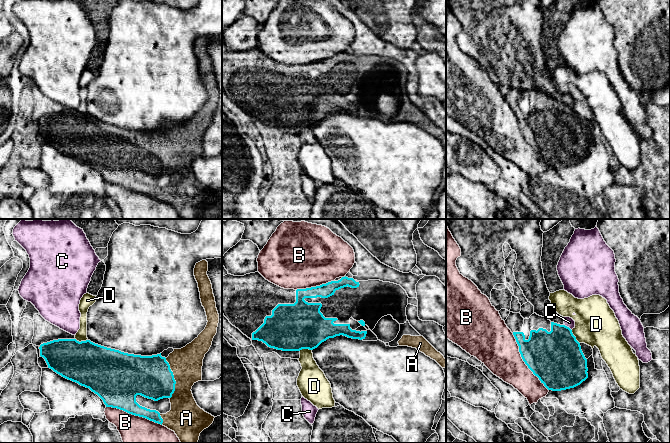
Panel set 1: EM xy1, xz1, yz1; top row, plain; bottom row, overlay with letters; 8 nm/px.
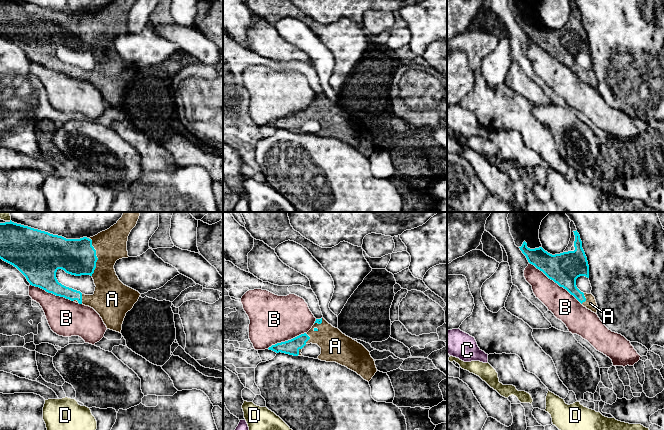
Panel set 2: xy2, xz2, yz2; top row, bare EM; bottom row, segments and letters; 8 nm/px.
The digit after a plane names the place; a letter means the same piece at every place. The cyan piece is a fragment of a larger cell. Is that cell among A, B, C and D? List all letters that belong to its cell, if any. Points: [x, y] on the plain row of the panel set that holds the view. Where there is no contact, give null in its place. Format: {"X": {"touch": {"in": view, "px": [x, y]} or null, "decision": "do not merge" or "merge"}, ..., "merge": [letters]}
{"A": {"touch": {"in": "xy1", "px": [173, 154]}, "decision": "merge"}, "B": {"touch": {"in": "yz1", "px": [524, 137]}, "decision": "do not merge"}, "C": {"touch": {"in": "yz1", "px": [568, 103]}, "decision": "do not merge"}, "D": {"touch": {"in": "yz1", "px": [575, 113]}, "decision": "do not merge"}, "merge": ["A"]}

